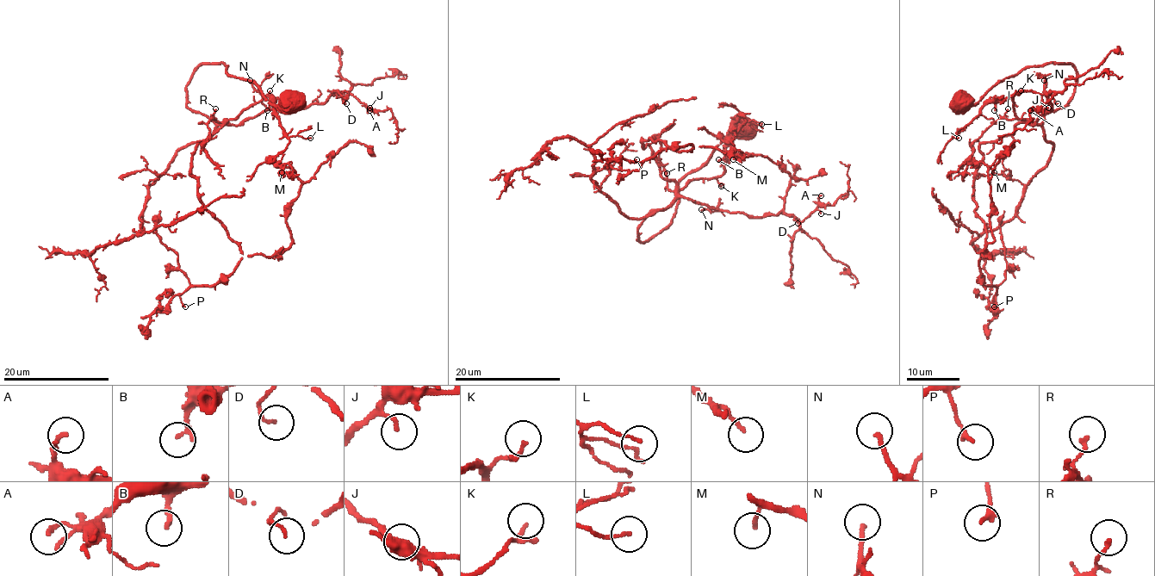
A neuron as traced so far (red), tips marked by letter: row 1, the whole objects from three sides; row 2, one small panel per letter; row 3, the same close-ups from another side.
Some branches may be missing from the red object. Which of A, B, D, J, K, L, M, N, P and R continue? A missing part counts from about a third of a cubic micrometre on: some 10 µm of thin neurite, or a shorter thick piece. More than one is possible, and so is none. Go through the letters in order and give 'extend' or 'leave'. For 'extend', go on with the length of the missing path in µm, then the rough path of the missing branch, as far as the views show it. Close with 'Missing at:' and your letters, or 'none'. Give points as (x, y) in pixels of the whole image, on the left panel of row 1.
A: leave
B: leave
D: leave
J: leave
K: leave
L: leave
M: leave
N: leave
P: leave
R: leave
Missing at: none

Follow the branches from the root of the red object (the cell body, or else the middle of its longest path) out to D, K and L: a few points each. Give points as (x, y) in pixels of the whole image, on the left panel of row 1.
D: (292, 101), (272, 105), (222, 63), (202, 64), (186, 86), (189, 108), (227, 125), (344, 91), (346, 103)
K: (292, 101), (284, 97), (272, 105), (252, 83), (217, 63), (195, 71), (186, 106), (225, 123), (270, 90)
L: (292, 101), (272, 105), (222, 63), (186, 86), (186, 106), (218, 123), (270, 97), (282, 131), (310, 138)

